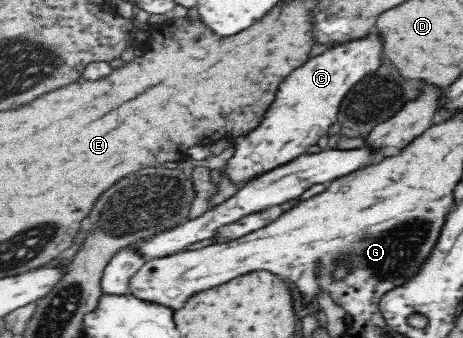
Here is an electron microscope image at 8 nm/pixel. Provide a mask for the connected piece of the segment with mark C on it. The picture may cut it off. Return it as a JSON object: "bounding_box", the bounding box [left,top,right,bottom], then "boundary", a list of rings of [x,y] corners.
{"bounding_box":[220,33,381,189],"boundary":[[[377,33],[366,38],[346,42],[328,48],[322,54],[306,61],[296,72],[292,72],[276,90],[276,98],[266,110],[262,122],[233,138],[234,154],[220,168],[227,181],[239,189],[250,180],[278,168],[308,152],[310,146],[328,132],[338,119],[340,102],[358,81],[374,72],[381,63],[381,42]]]}

